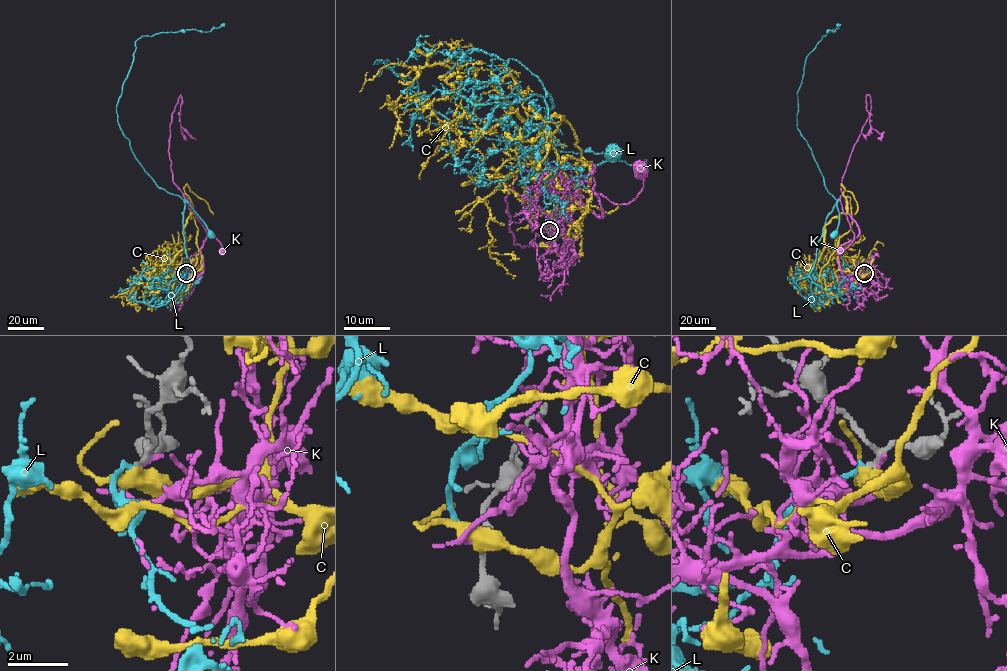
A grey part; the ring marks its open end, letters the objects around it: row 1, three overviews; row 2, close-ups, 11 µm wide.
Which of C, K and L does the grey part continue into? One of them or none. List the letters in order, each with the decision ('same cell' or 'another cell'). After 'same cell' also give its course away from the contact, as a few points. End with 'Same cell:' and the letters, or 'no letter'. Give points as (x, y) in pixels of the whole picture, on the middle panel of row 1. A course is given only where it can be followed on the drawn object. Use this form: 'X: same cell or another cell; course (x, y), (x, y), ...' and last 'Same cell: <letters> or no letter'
C: another cell
K: another cell
L: same cell; course (549, 231), (558, 201), (537, 180), (546, 91), (547, 163), (596, 166), (612, 153)
Same cell: L

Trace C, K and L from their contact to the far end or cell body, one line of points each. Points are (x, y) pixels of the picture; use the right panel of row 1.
C: (865, 273), (857, 273), (855, 259), (826, 246), (799, 281), (805, 290), (832, 297)
K: (865, 272), (846, 279), (841, 272), (838, 249), (859, 230), (842, 194), (840, 201), (854, 239), (840, 251)
L: (865, 272), (850, 291), (834, 296), (813, 282), (809, 273), (817, 242), (838, 200), (839, 224), (834, 234)

